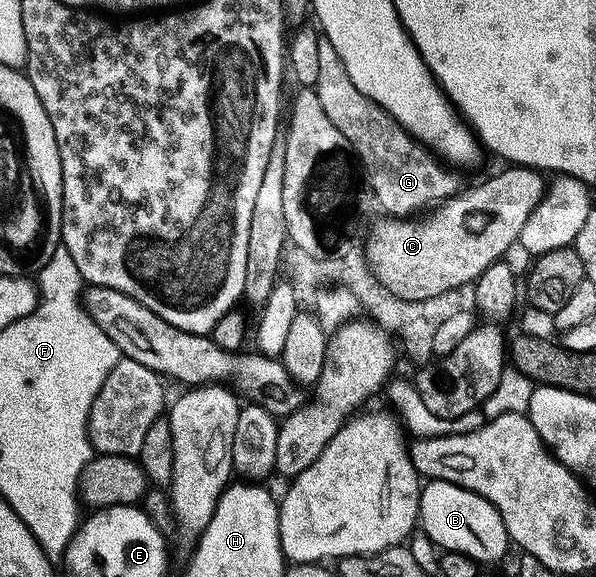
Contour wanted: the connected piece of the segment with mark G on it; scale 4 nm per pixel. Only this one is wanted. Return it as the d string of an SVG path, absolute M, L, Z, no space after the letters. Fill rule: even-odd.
M326 36L320 38L318 56L322 66L315 87L318 99L322 99L322 108L326 110L330 123L346 135L357 162L366 174L366 185L375 204L377 201L388 212L385 214L389 218L412 219L423 214L420 213L423 209L435 210L445 201L459 196L462 192L461 174L413 139L381 105L354 87L354 79L350 79L338 51L334 51L334 43L330 43Z

